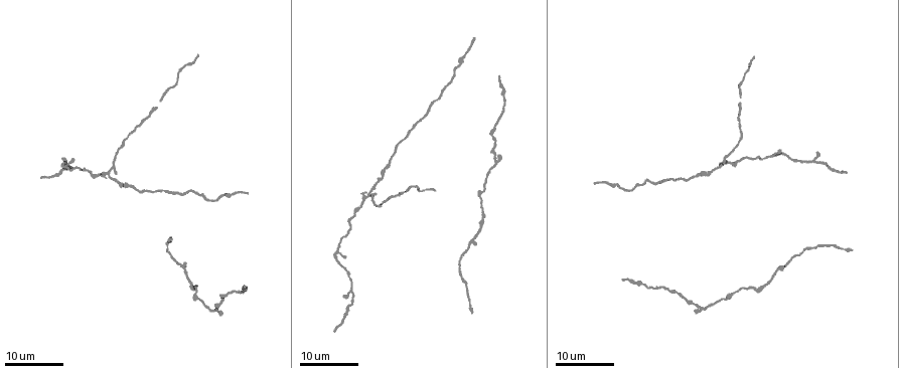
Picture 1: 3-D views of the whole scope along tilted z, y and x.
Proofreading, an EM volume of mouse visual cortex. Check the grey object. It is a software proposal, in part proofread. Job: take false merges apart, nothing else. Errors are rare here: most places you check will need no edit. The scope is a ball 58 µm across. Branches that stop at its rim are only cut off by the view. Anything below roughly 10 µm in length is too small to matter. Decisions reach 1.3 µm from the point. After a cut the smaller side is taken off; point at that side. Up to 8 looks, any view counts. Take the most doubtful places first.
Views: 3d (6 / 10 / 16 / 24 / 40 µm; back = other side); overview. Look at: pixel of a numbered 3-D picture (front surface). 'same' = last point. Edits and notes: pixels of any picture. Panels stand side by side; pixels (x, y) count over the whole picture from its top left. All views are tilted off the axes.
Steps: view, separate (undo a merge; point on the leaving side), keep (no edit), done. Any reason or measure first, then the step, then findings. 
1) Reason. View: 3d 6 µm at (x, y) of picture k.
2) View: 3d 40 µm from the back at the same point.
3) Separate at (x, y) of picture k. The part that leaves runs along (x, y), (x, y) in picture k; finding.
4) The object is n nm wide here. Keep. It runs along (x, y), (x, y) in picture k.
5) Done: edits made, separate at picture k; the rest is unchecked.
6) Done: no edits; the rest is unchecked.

Three-way junction. View: 3d 24 µm at (110, 171) of picture 1.

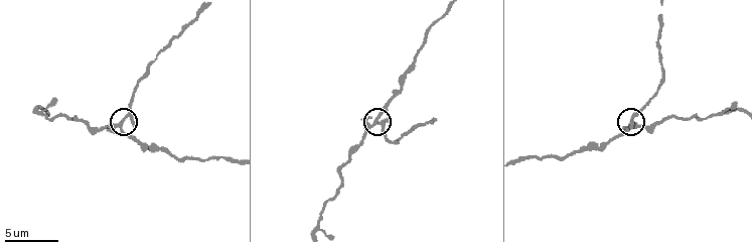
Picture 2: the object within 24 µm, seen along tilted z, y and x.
View: 3d 6 µm at (377, 123) of picture 2.

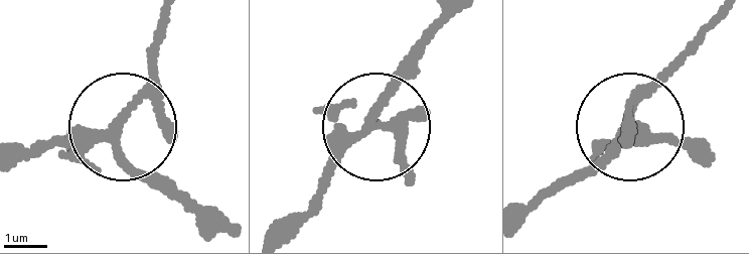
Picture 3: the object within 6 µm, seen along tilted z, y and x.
The side arm is 29 µm long; 3 arms meet here. Keep. All the same cell.

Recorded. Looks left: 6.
Thick turns thin. View: 3d 16 µm at (467, 250) of picture 1.

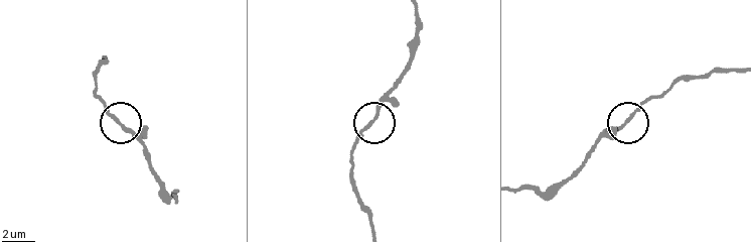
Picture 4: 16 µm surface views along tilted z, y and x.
View: 3d 10 µm at (621, 126) of picture 4.

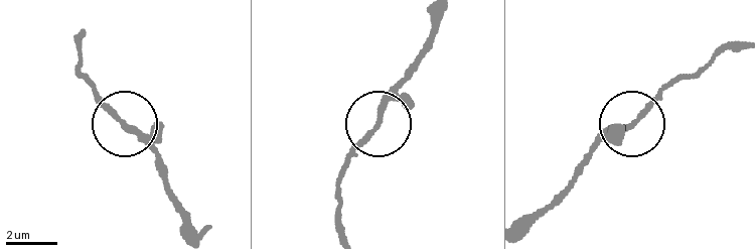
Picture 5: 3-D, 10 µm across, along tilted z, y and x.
Keep. It runs along (439, 13), (435, 37), (387, 95), (374, 132), (341, 165) in picture 5; one cell here.

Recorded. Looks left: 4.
Sudden change in width. View: 3d 10 µm at (662, 20) of picture 2.

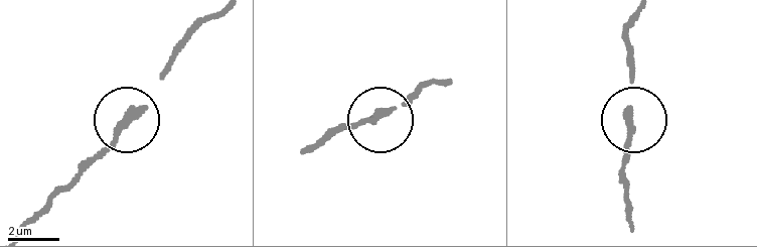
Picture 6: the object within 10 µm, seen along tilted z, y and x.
Keep. It runs along (306, 154), (325, 137), (413, 100) in picture 6; one cell here.

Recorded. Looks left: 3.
Done: no edits; the rest is unchecked.

